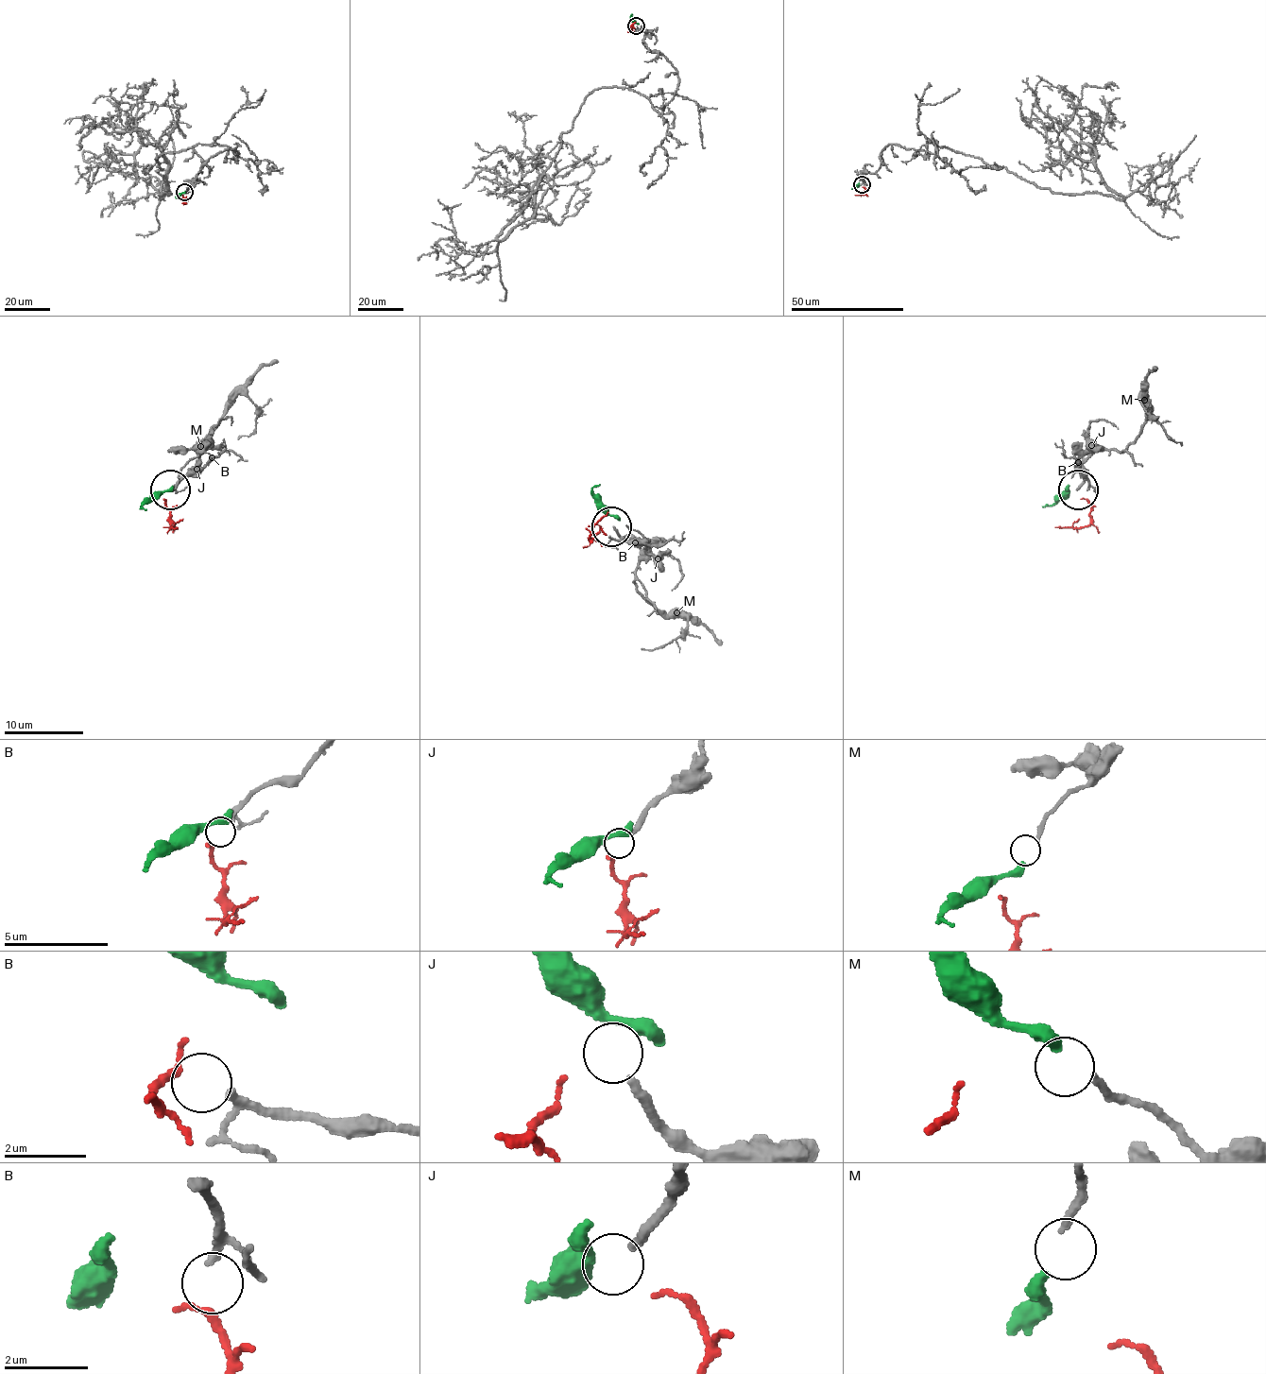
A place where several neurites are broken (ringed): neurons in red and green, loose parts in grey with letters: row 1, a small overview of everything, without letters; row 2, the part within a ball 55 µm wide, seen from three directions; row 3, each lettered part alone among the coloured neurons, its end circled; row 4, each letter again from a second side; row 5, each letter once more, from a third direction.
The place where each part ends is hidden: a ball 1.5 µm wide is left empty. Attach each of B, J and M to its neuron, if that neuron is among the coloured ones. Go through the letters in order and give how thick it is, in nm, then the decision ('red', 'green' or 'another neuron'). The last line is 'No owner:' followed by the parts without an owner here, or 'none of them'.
B: 160 nm thick; another neuron
J: 220 nm thick; another neuron
M: 190 nm thick; green
No owner: B, J

